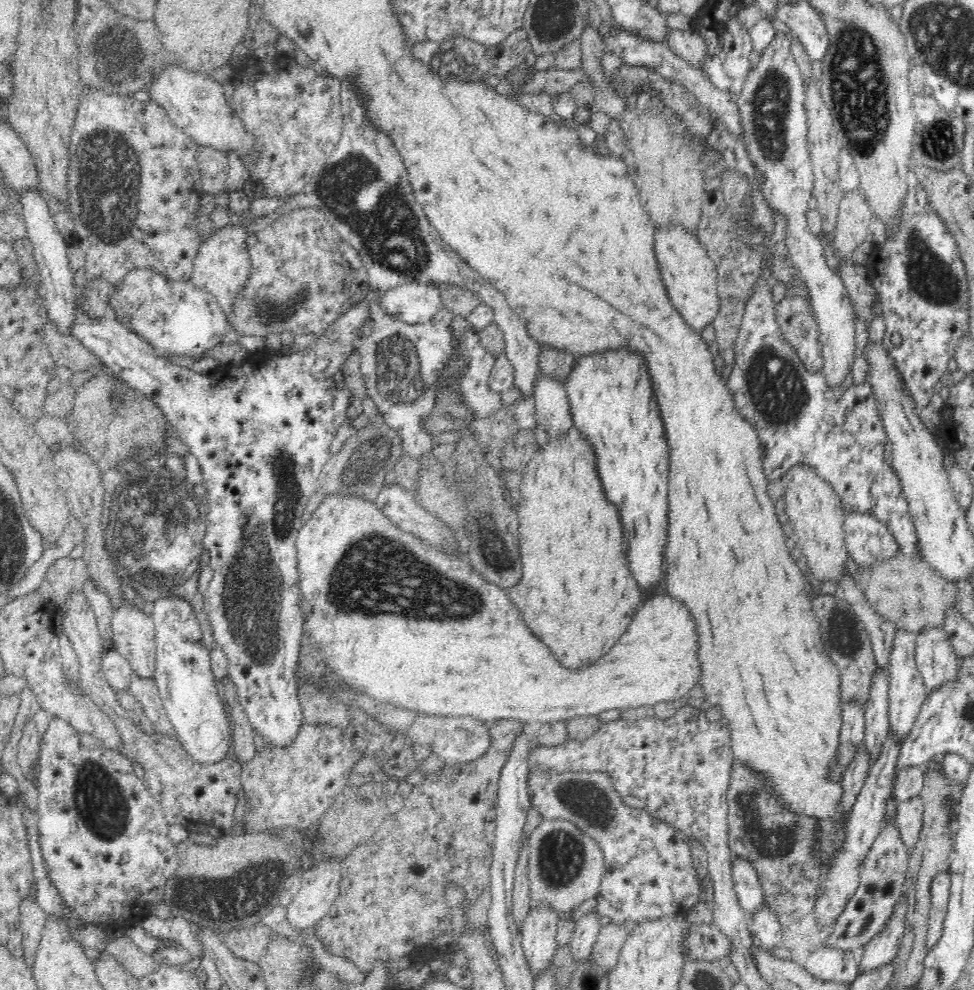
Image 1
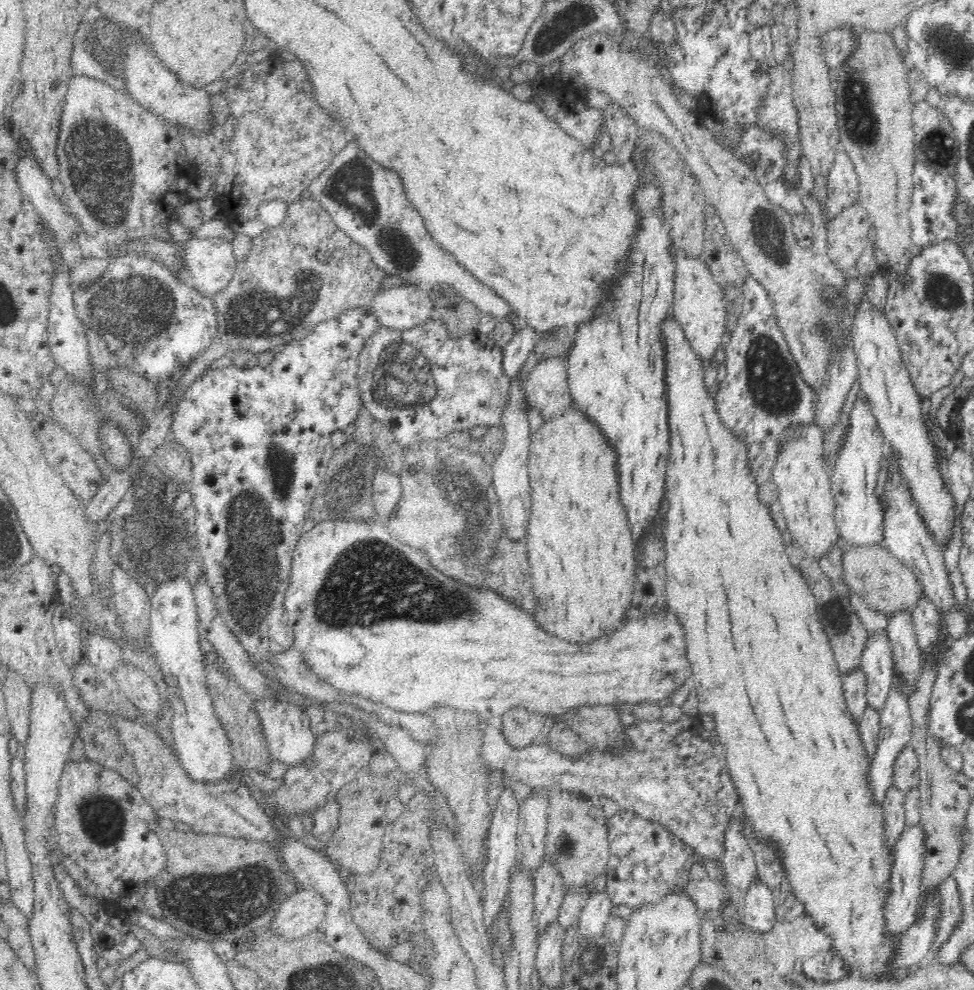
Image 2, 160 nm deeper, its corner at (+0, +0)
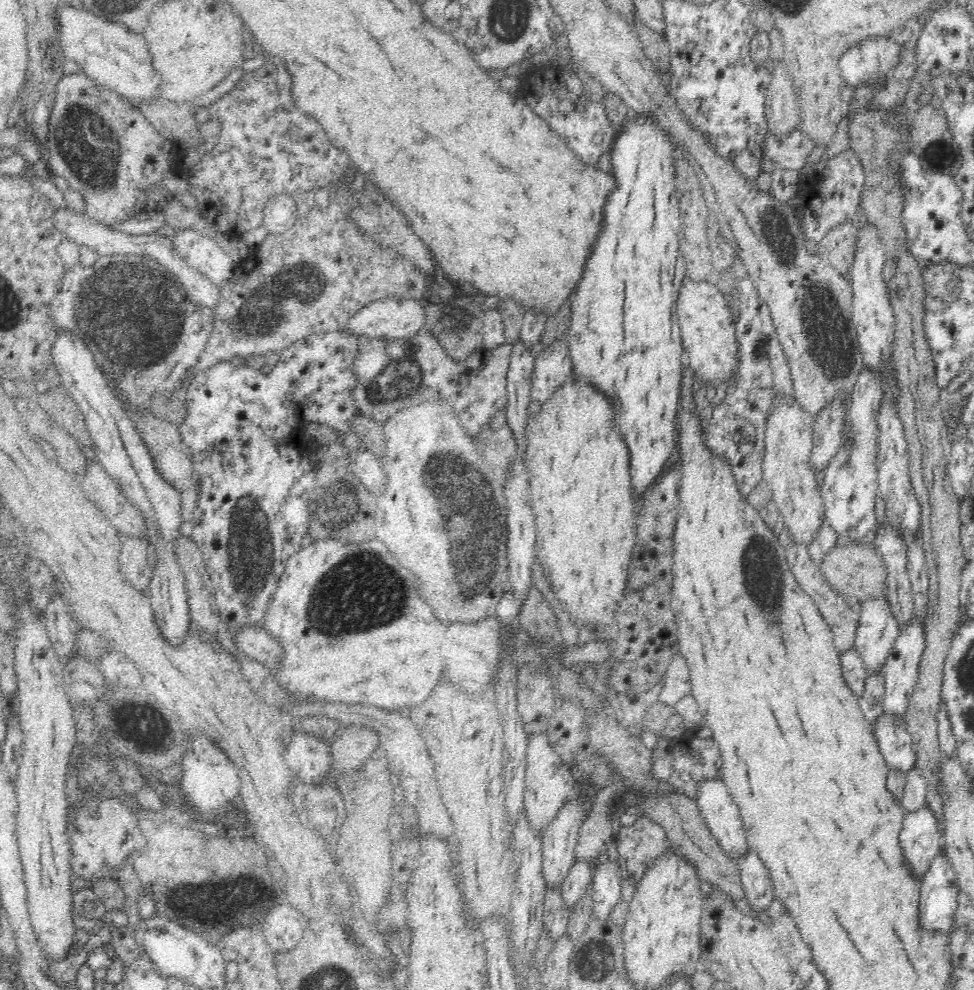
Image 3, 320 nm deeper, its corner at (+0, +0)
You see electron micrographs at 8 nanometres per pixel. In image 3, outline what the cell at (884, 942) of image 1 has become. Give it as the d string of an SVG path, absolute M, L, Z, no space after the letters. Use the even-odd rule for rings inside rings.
M923 806L914 812L904 813L899 839L910 871L920 876L922 883L934 857L941 852L943 840L932 809Z

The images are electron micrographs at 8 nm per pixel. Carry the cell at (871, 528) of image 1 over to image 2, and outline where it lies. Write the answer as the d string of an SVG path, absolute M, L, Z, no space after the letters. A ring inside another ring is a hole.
M860 393L858 400L854 402L854 406L849 414L849 425L847 426L847 435L841 449L835 457L835 464L829 468L829 477L832 487L832 494L835 498L836 508L834 511L834 522L838 529L841 542L845 546L868 546L880 545L883 542L883 507L881 502L876 497L876 484L878 482L878 474L880 474L882 458L882 444L885 438L882 436L882 431L878 428L876 417L872 413L869 401Z

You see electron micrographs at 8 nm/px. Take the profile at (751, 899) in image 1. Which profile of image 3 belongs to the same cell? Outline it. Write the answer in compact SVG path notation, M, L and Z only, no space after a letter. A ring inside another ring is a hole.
M712 777L698 783L695 801L709 832L724 852L738 862L750 850L740 809L726 788L723 777Z

